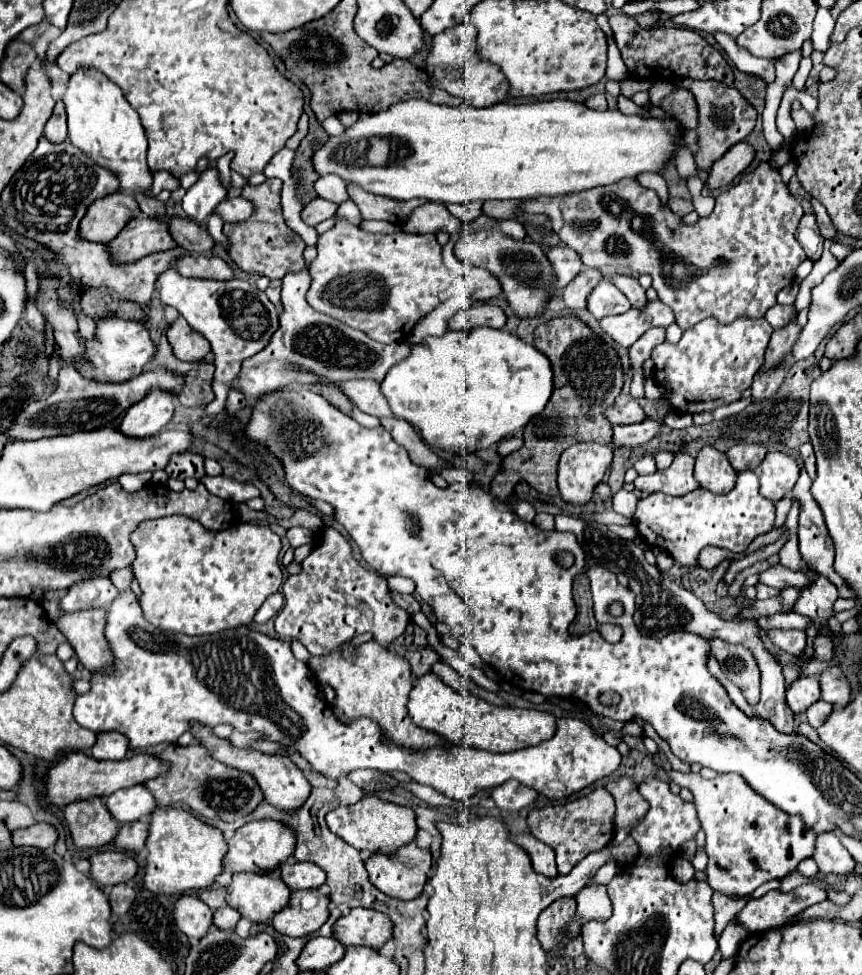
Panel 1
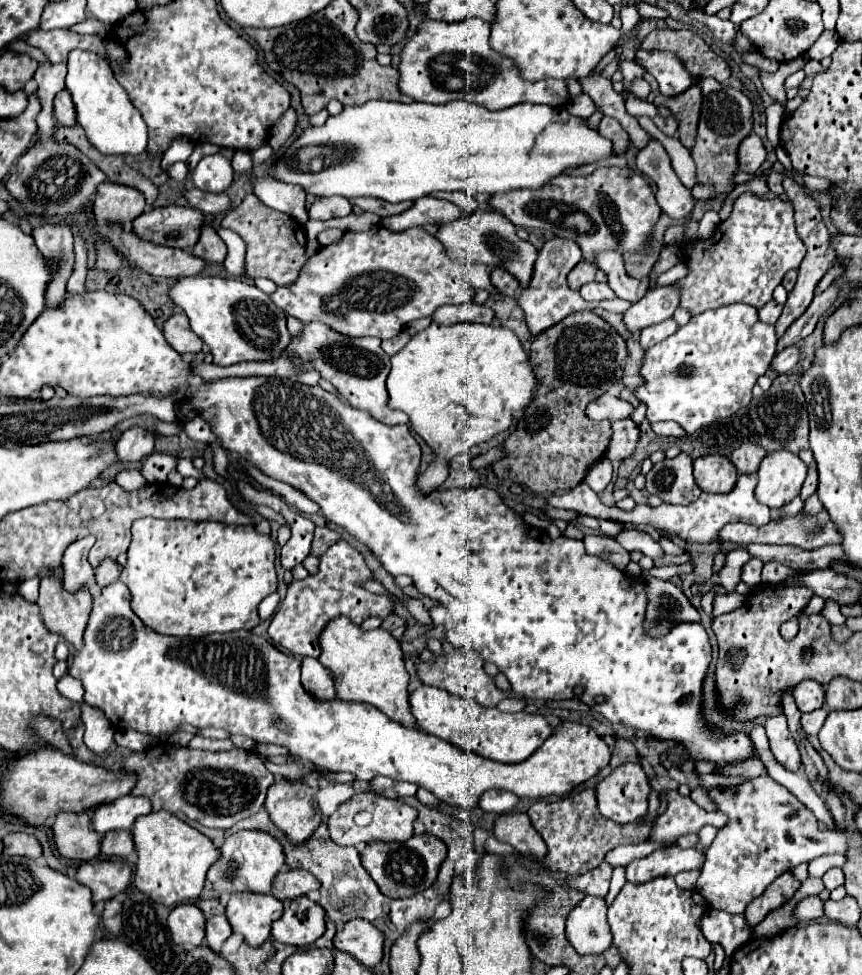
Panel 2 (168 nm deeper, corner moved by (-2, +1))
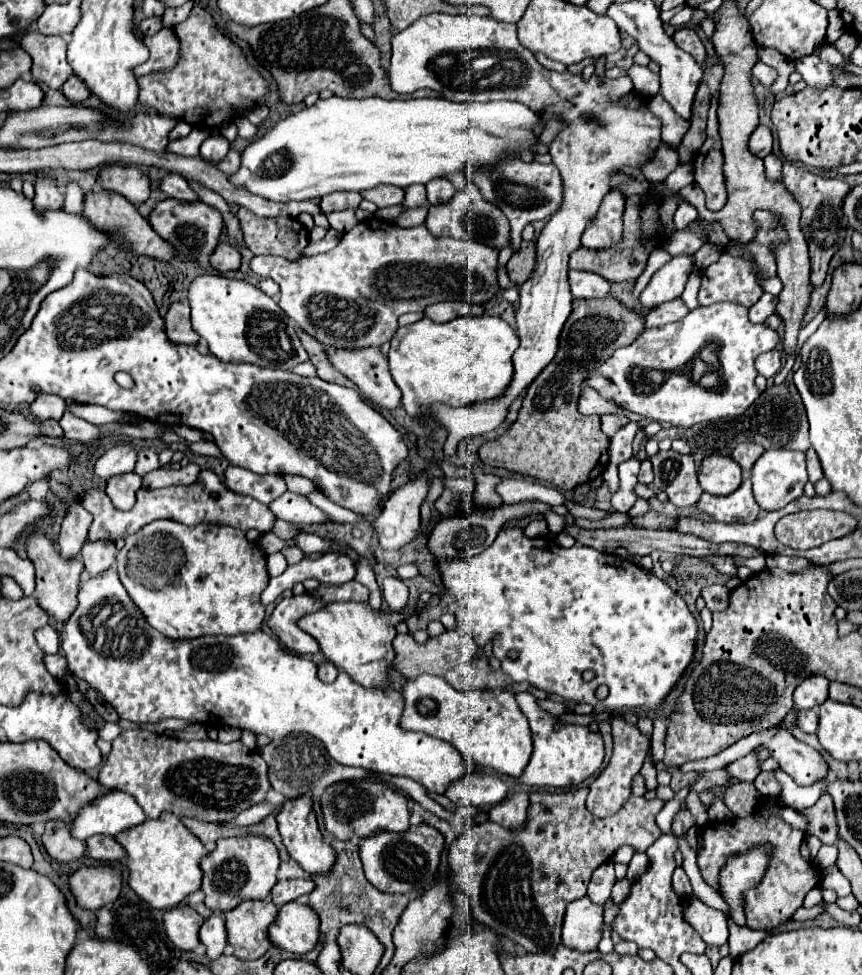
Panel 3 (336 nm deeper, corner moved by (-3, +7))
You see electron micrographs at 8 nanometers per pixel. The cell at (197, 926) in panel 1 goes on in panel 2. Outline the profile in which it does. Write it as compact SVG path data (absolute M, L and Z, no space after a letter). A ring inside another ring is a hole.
M179 904L167 918L171 938L175 944L199 946L205 938L205 916L195 904Z

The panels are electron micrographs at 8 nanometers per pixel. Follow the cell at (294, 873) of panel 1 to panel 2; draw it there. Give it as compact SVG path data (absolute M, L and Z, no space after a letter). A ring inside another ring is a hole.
M289 870L277 874L273 880L273 896L279 900L291 900L297 896L305 896L311 890L319 890L319 882L313 874L305 870Z

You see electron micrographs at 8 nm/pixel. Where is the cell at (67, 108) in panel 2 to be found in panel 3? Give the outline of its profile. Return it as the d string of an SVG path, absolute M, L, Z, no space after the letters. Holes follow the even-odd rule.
M70 76L70 78L64 82L62 92L64 92L64 96L66 96L66 100L68 100L70 104L82 104L82 102L90 96L90 92L86 92L84 84L82 84L76 76Z

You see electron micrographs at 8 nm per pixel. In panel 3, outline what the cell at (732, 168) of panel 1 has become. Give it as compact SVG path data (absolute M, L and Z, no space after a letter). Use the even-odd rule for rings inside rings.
M758 126L750 136L748 148L758 158L768 156L772 152L772 132L770 132L770 128L768 126Z

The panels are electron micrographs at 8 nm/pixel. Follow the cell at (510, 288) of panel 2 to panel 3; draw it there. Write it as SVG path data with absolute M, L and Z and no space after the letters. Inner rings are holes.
M530 246L512 254L512 258L506 264L506 272L514 284L520 286L530 278L530 272L534 270L534 256L536 256L536 250Z

